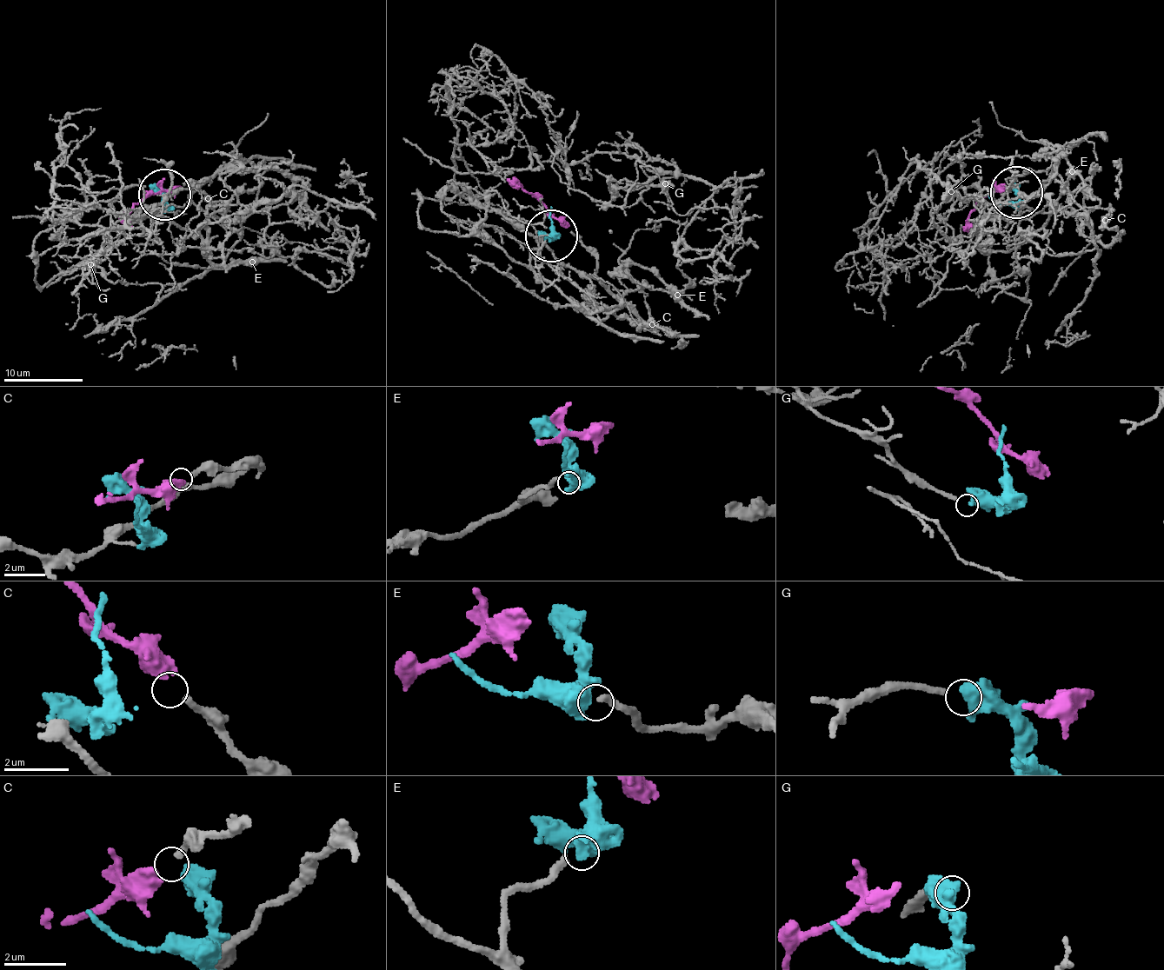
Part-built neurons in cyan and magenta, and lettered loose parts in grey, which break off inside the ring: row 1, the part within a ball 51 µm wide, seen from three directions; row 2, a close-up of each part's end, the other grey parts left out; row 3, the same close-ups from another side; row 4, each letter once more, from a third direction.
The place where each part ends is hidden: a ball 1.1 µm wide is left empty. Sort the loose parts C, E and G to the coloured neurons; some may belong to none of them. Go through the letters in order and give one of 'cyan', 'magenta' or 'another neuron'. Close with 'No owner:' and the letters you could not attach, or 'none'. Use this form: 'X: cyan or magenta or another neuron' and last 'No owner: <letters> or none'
C: magenta
E: cyan
G: another neuron
No owner: G

